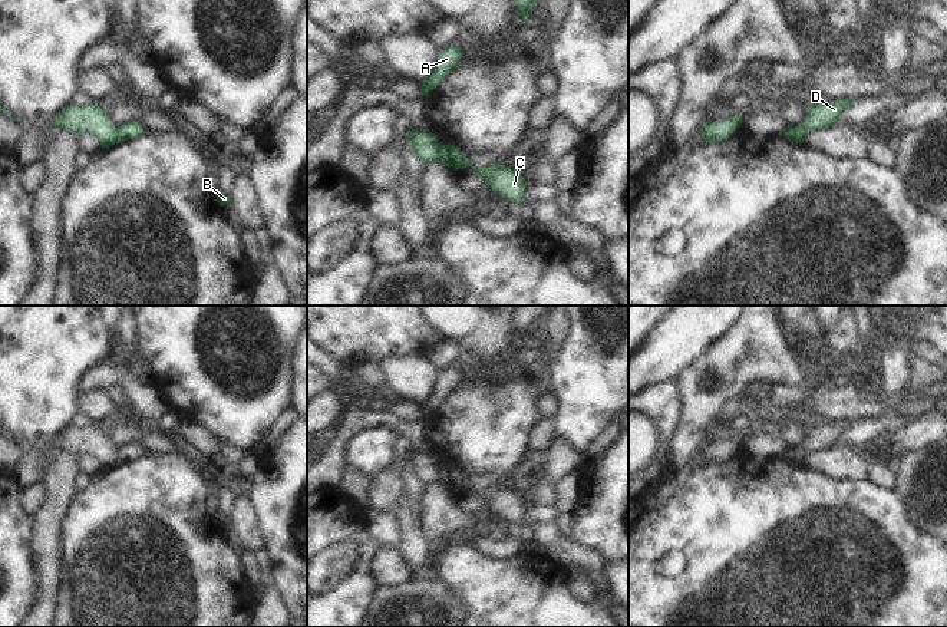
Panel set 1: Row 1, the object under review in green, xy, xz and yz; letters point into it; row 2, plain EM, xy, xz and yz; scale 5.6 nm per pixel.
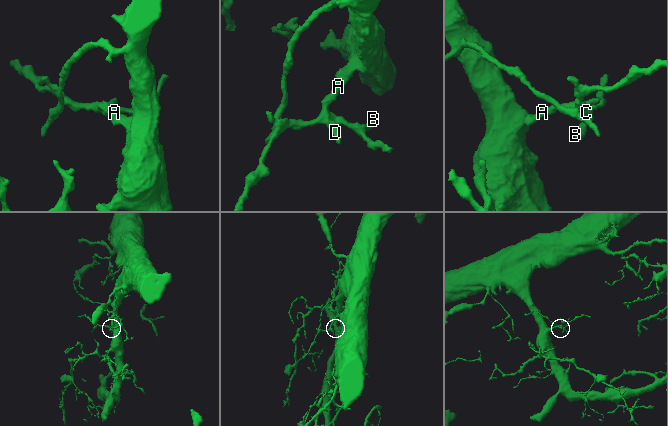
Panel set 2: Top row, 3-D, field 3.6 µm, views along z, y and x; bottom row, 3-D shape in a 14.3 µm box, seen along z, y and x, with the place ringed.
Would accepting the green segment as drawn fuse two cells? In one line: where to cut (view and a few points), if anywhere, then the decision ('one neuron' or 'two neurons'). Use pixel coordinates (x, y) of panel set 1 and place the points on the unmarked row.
cut in xz along (441, 467), (435, 481); two neurons

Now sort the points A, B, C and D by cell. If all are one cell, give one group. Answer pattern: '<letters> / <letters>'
A D / B C

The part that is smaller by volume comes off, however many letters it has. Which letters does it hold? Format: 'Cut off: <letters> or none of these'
Cut off: B, C

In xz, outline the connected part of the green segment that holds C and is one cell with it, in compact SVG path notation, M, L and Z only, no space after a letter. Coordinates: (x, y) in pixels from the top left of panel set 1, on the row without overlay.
M502 484L485 489L474 489L479 499L507 522L521 525L525 515L522 489L511 491Z

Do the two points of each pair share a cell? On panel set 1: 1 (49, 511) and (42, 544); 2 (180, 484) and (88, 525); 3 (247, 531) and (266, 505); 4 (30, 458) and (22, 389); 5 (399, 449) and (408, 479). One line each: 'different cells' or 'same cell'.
1: same cell
2: same cell
3: different cells
4: different cells
5: same cell

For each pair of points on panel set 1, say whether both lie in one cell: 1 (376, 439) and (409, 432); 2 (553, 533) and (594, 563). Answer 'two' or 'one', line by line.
1: two
2: one

